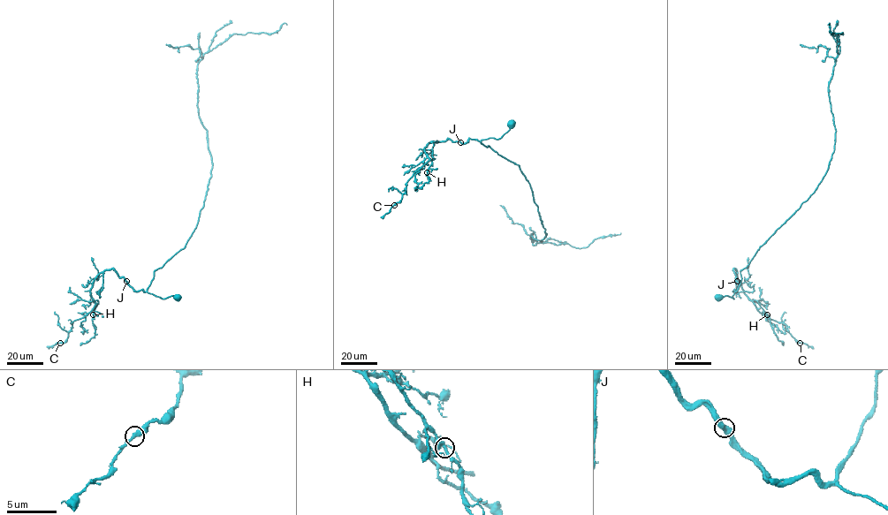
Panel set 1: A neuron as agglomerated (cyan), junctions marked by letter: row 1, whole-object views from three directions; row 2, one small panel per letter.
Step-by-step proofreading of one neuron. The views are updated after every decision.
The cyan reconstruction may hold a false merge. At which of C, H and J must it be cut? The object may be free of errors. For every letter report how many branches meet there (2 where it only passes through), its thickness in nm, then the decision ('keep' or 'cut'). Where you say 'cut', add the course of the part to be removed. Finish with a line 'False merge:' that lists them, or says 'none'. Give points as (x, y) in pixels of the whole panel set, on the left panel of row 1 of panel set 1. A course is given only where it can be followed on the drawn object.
C: 2 branches meet; 360 nm thick; keep
H: 2 branches meet; 400 nm thick; keep
J: 2 branches meet; 380 nm thick; keep
False merge: none

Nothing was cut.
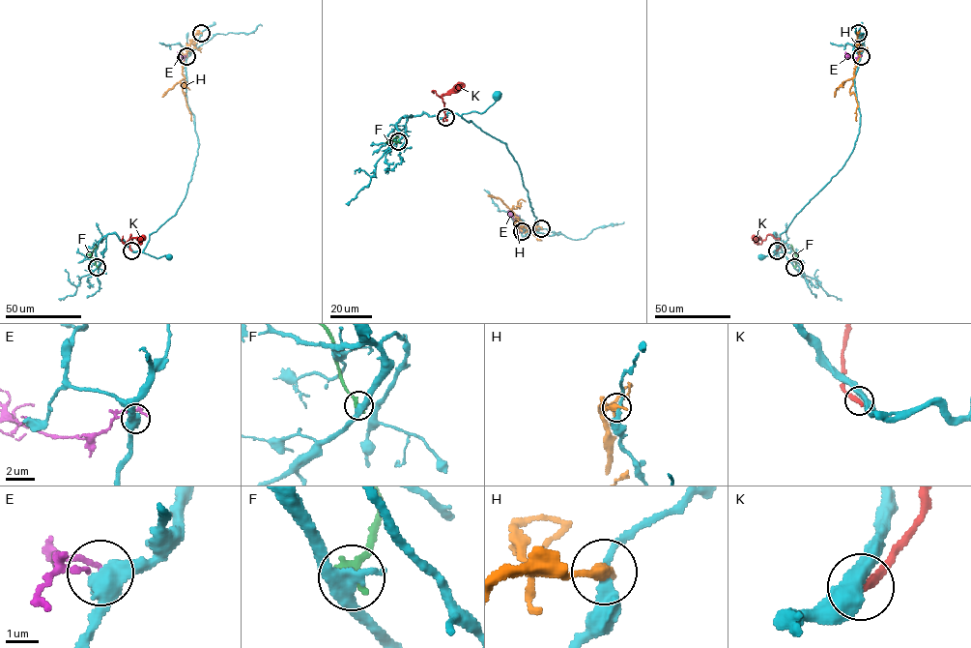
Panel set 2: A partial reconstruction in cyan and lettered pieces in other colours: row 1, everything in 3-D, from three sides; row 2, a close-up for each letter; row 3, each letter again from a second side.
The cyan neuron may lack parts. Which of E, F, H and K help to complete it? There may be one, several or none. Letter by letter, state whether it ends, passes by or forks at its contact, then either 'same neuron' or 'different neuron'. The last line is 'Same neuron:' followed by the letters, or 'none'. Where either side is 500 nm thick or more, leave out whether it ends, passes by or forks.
E: different neuron
F: it ends; different neuron
H: it ends; different neuron
K: it ends; different neuron
Same neuron: none

